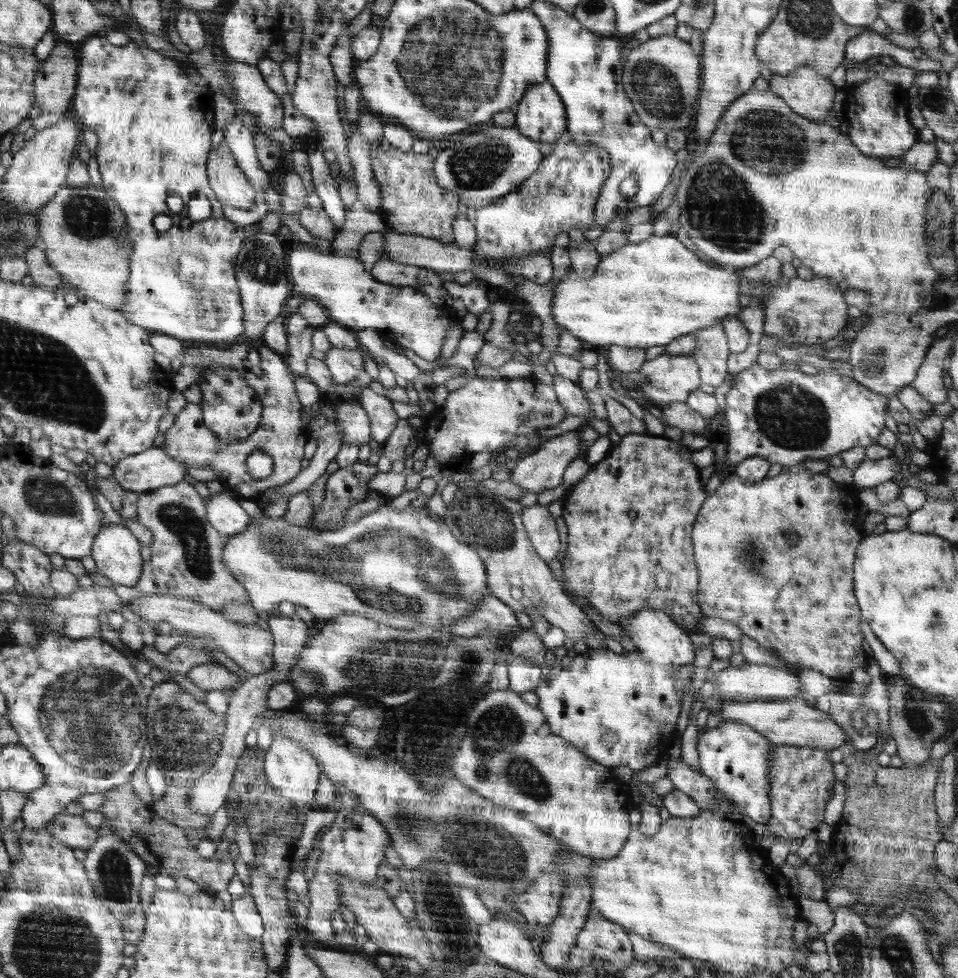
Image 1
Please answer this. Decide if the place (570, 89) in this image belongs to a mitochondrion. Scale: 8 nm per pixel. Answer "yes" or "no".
no

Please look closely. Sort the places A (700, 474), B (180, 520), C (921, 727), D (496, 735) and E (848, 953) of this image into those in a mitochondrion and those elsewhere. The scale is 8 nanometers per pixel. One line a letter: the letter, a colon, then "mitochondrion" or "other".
A: other
B: mitochondrion
C: mitochondrion
D: mitochondrion
E: mitochondrion

